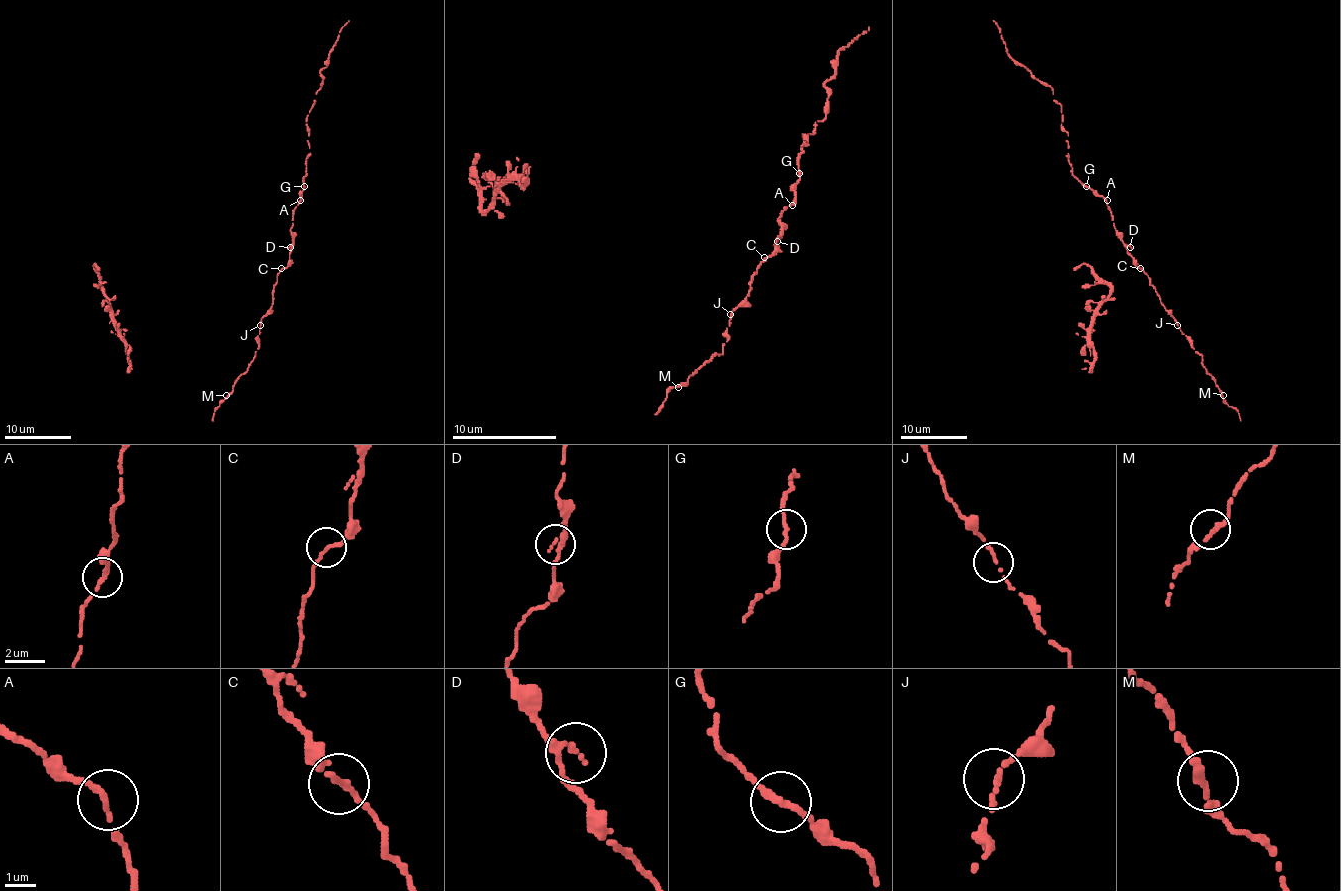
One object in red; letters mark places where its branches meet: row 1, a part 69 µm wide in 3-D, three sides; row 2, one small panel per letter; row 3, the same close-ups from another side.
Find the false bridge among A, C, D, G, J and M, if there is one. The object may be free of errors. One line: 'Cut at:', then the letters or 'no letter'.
Cut at: no letter

